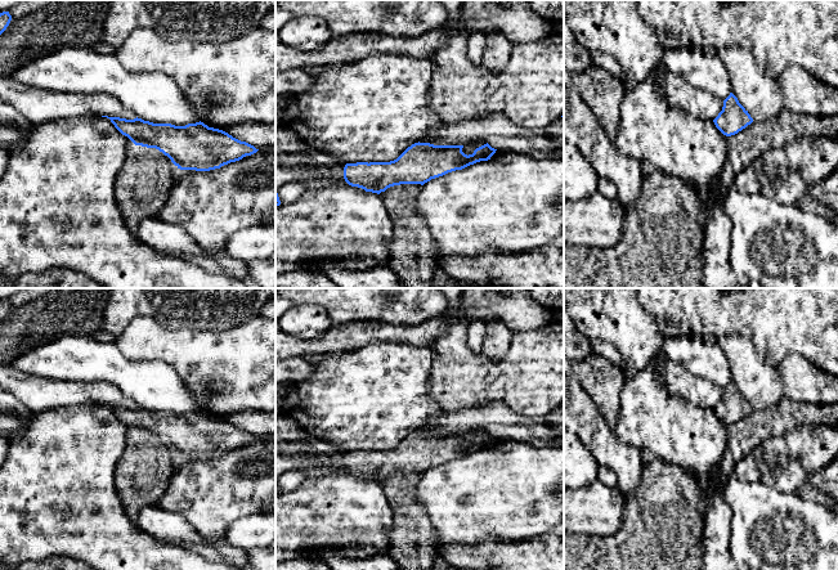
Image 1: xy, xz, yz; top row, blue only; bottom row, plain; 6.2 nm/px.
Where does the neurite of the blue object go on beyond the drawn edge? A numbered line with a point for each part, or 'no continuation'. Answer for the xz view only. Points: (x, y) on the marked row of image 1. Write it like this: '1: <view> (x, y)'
no continuation

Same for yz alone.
no continuation

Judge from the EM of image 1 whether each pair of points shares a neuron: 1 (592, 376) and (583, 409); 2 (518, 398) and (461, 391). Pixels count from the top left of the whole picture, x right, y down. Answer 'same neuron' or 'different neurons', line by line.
1: different neurons
2: same neuron

